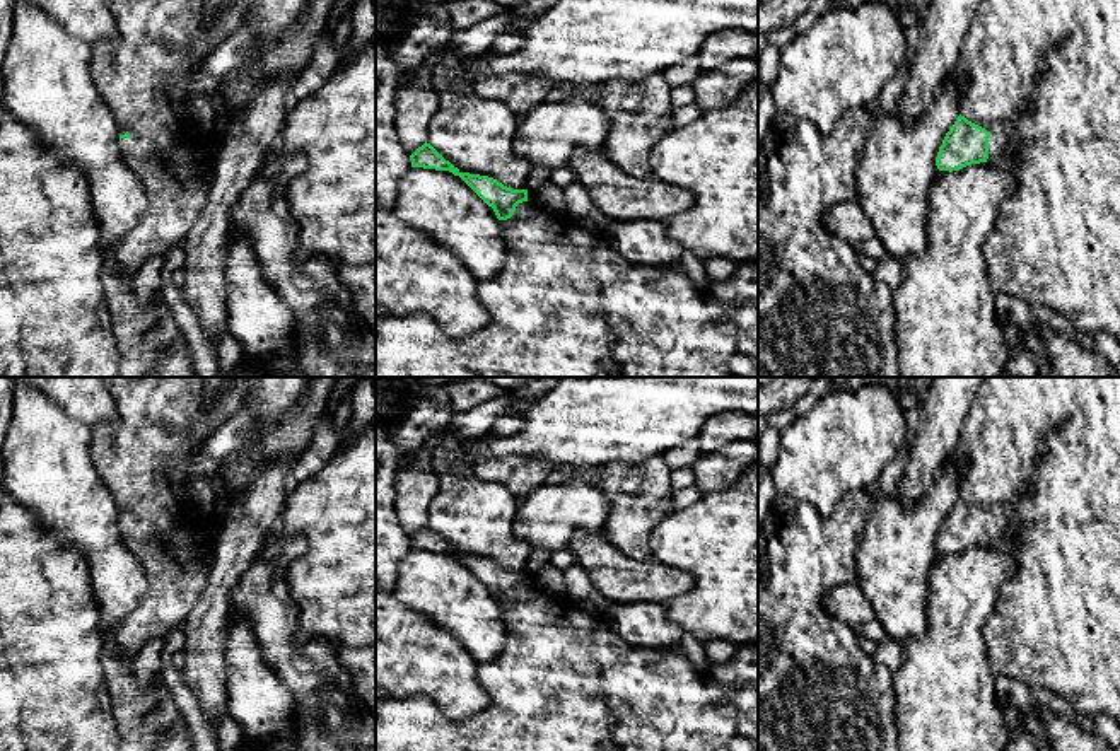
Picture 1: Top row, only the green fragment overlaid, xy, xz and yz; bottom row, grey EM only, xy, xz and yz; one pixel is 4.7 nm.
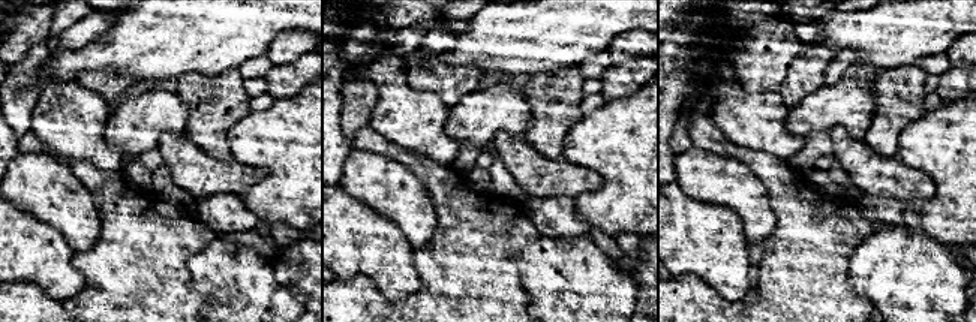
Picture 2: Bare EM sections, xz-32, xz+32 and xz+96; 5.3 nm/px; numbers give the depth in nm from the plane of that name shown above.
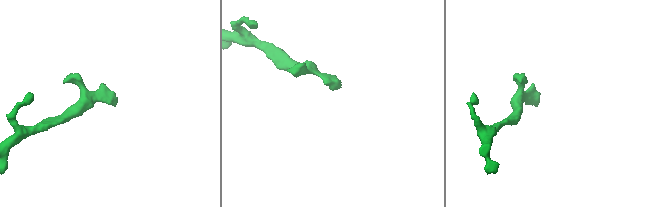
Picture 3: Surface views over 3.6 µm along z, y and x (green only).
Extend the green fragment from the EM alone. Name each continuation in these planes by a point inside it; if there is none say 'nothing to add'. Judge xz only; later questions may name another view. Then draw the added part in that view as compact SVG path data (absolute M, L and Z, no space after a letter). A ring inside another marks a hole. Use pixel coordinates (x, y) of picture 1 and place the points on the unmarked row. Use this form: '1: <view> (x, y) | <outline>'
1: xz (545, 690) | M529 572L528 582L500 608L504 649L495 661L476 669L476 679L490 698L488 707L468 720L452 722L430 698L388 698L376 705L376 751L621 751L615 739L620 720L606 702L601 676L632 647L608 621L579 609L567 597L546 594Z

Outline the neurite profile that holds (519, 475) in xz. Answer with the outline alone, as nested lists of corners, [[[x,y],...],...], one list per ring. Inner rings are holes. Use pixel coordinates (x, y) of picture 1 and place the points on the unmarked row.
[[[514,454],[481,459],[473,464],[473,473],[478,478],[504,485],[519,500],[541,486],[553,469],[555,468],[543,459],[528,459]]]

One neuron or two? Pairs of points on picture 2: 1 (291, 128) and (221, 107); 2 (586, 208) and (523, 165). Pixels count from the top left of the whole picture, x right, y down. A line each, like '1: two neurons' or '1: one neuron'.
1: two neurons
2: two neurons

